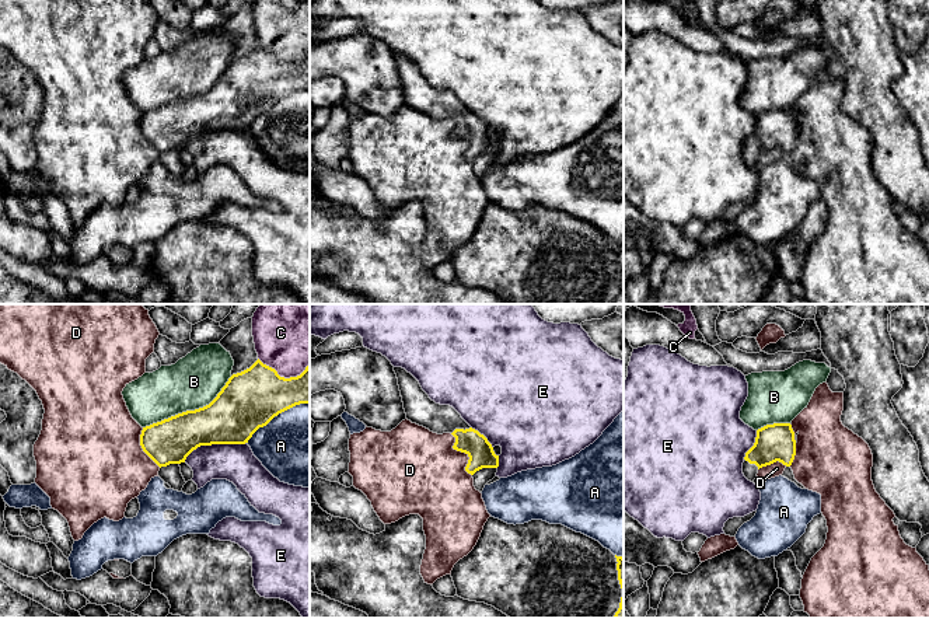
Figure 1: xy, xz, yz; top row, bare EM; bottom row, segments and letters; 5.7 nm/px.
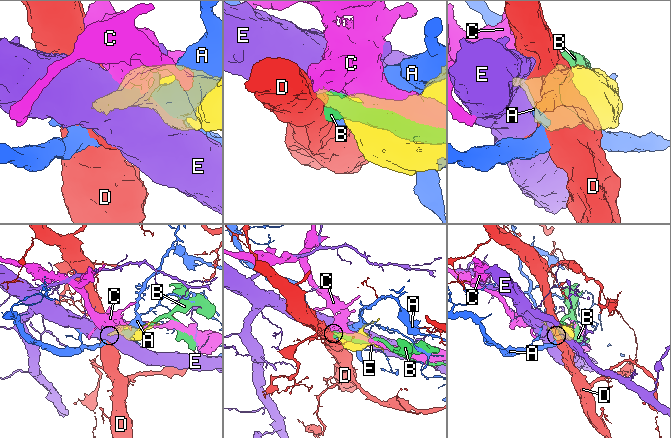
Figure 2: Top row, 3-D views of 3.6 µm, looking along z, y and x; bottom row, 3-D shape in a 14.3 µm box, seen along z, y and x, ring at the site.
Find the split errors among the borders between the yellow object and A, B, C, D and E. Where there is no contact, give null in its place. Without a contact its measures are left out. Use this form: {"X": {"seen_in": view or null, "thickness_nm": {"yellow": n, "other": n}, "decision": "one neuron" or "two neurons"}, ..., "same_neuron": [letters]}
{"A": {"seen_in": "xy", "thickness_nm": {"yellow": 340, "other": 480}, "decision": "two neurons"}, "B": {"seen_in": "xy", "thickness_nm": {"yellow": 300, "other": 300}, "decision": "two neurons"}, "C": {"seen_in": "xy", "thickness_nm": {"yellow": 340, "other": 400}, "decision": "two neurons"}, "D": {"seen_in": "xz", "thickness_nm": {"yellow": 150, "other": 440}, "decision": "two neurons"}, "E": {"seen_in": "xy", "thickness_nm": {"yellow": 300, "other": 220}, "decision": "two neurons"}, "same_neuron": []}

